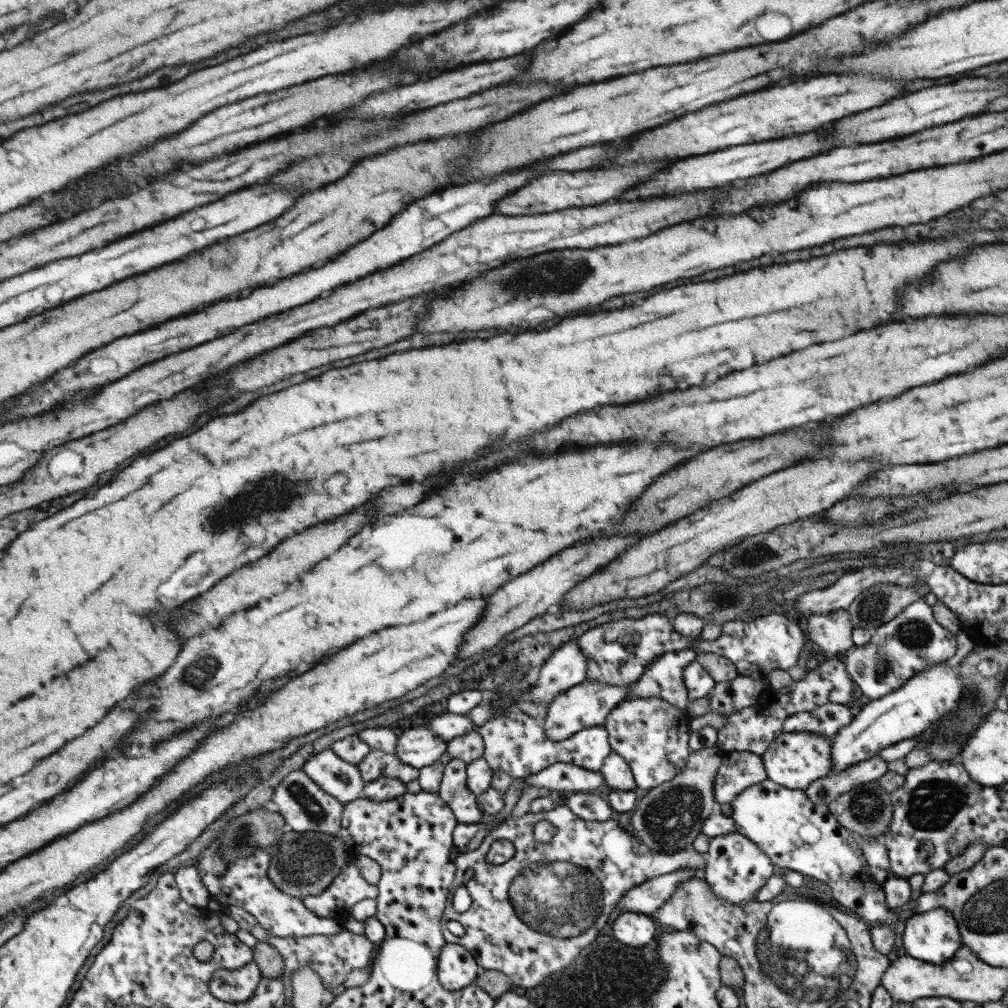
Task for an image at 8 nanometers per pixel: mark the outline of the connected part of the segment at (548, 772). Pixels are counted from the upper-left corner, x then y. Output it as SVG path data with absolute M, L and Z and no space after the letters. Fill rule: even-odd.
M556 763L542 768L537 774L523 779L524 786L544 788L548 791L559 791L564 794L586 793L603 784L599 772L579 768L573 764Z

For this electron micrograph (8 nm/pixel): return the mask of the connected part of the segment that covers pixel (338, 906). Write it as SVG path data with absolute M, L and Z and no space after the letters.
M351 864L337 875L326 891L317 896L308 896L305 903L318 916L342 923L352 914L355 904L365 899L376 899L379 893L378 885L372 885L359 868Z

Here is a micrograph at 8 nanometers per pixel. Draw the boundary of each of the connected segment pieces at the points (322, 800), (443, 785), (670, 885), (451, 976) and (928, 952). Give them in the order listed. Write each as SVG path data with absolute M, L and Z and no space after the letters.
M302 769L290 771L273 793L273 802L279 806L278 812L293 830L324 832L336 837L342 830L342 818L346 804L322 790Z
M450 759L444 766L437 795L450 806L455 820L461 823L477 823L483 820L475 795L466 786L466 765L461 760Z
M677 870L671 874L646 880L628 890L620 898L615 909L616 911L621 910L622 913L633 911L651 915L662 905L664 900L674 893L678 882L695 876L699 876L699 872L696 870Z
M446 943L437 958L439 984L447 990L456 991L474 982L479 966L463 945Z
M944 908L913 912L903 927L904 954L929 964L948 961L961 946L955 917Z

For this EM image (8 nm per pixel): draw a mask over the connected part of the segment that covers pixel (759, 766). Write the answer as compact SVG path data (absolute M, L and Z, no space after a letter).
M730 752L724 754L713 785L715 803L730 804L748 787L753 787L766 778L761 757L751 752Z

